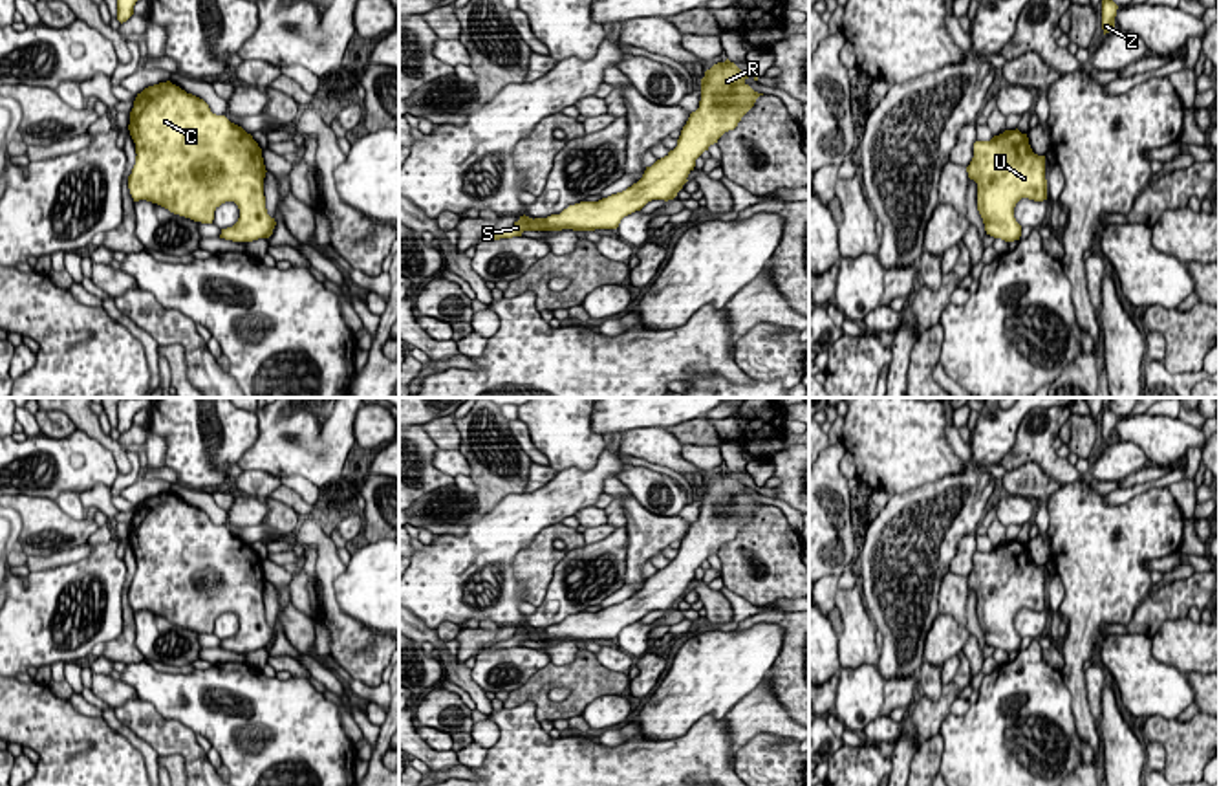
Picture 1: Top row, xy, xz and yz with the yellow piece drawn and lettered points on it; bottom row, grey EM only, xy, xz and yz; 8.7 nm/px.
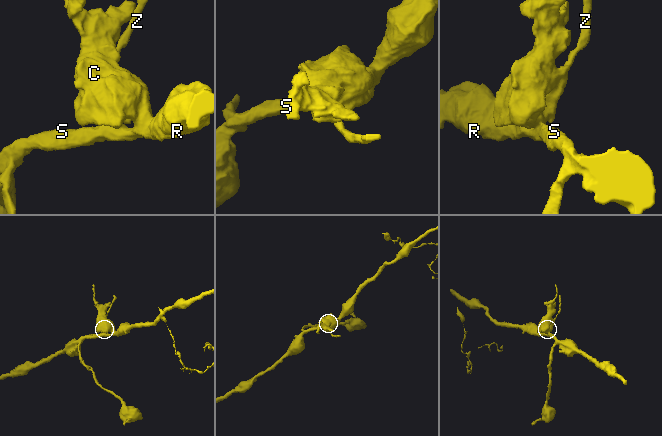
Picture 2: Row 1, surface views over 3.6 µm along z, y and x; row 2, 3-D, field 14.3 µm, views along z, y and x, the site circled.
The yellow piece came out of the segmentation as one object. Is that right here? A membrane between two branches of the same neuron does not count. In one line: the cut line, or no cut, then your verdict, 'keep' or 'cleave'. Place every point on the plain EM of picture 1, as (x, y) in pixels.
no cut | keep

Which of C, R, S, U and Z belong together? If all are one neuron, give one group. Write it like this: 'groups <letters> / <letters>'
groups C R S U Z

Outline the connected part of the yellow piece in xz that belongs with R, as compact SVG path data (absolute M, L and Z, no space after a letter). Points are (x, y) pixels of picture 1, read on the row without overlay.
M728 469L714 475L701 489L699 519L690 524L681 540L677 557L664 568L646 577L642 588L622 603L599 612L580 612L569 616L560 625L547 628L520 627L512 638L485 647L483 650L500 650L522 647L523 641L595 641L617 639L620 630L641 621L652 610L674 610L696 570L710 555L738 537L741 528L754 517L763 504L754 502L745 491L749 487Z

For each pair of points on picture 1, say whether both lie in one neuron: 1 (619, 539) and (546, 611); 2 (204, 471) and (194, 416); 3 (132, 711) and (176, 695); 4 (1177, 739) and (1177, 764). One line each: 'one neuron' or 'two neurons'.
1: one neuron
2: one neuron
3: two neurons
4: one neuron

